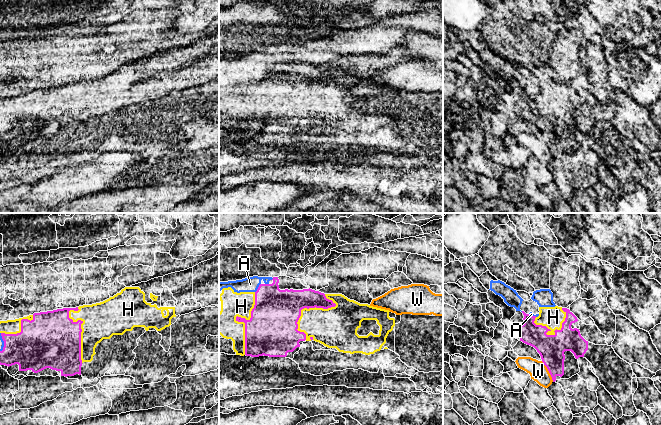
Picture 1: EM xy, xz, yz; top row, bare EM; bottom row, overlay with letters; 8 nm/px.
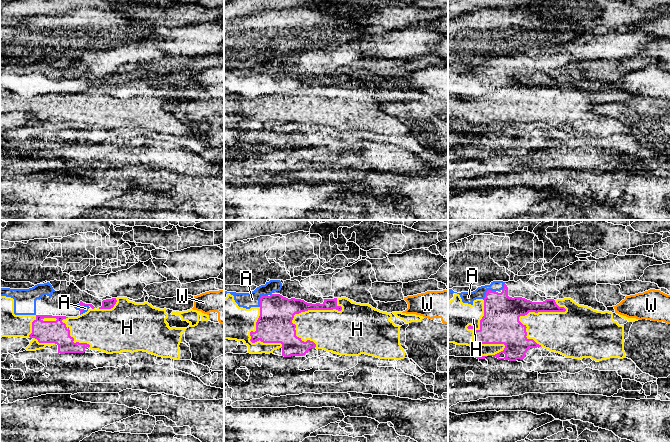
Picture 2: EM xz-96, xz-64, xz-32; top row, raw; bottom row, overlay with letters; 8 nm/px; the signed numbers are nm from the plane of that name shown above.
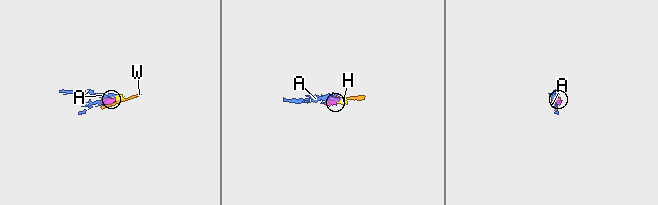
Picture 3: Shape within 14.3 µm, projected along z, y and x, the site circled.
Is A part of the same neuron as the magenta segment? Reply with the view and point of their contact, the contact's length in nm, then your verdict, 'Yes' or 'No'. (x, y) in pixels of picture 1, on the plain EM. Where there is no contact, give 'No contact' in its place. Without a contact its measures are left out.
Touches magenta at xz (258, 64). Shared border 90 nm. No

